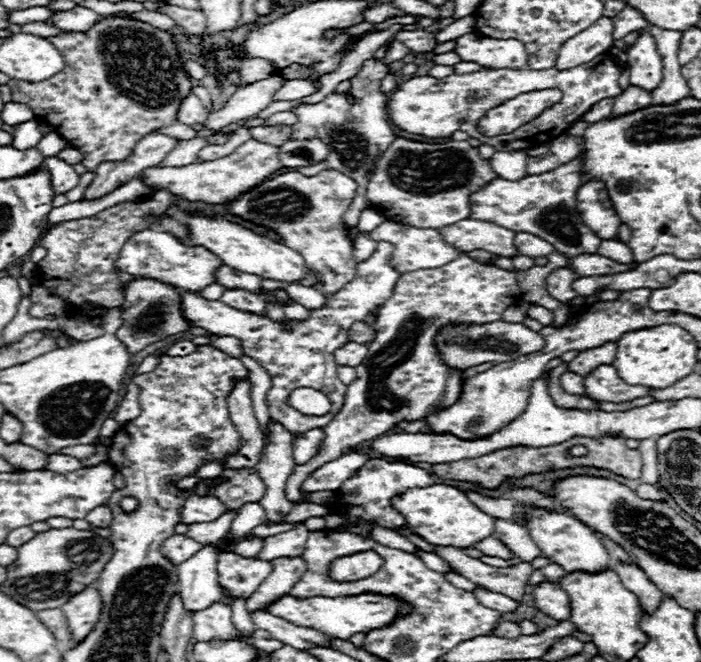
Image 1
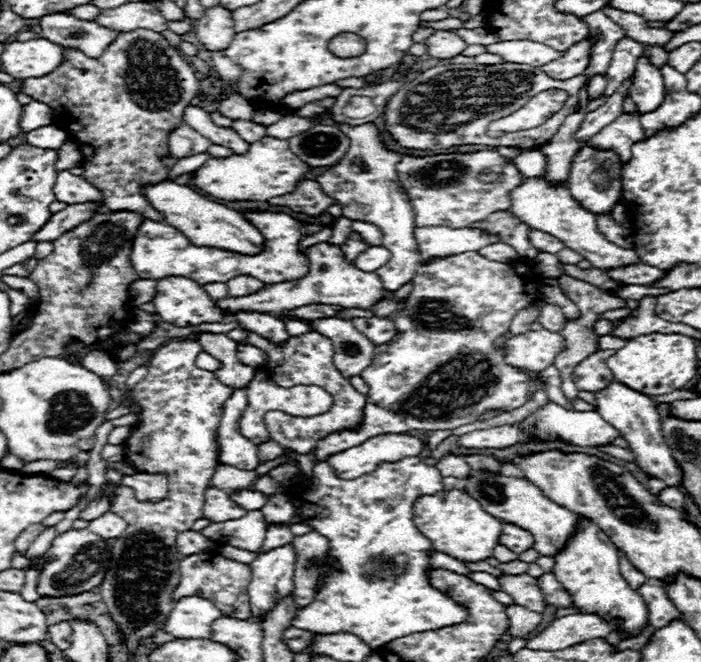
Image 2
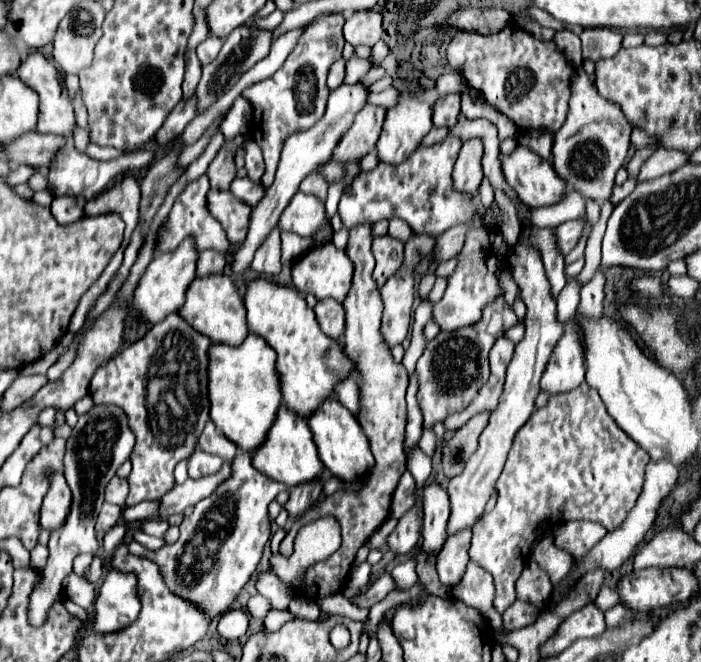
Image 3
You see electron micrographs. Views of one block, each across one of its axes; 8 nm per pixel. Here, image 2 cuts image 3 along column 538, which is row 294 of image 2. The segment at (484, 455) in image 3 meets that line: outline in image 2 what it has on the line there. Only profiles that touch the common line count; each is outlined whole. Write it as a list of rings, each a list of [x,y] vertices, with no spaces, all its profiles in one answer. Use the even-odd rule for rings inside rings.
[[[328,242],[314,244],[308,248],[306,258],[310,262],[308,274],[300,278],[300,282],[282,282],[274,286],[266,286],[258,294],[248,298],[224,298],[218,300],[216,306],[234,314],[236,310],[256,310],[256,312],[282,312],[292,310],[306,304],[332,304],[342,308],[372,308],[376,302],[390,298],[392,292],[384,292],[380,278],[372,272],[362,272],[354,264],[350,264],[340,246],[332,246]]]

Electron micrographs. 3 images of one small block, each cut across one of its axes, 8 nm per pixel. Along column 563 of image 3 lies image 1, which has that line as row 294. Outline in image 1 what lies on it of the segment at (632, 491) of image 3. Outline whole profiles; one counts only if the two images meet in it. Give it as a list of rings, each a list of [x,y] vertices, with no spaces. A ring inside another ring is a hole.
[[[466,254],[458,256],[456,260],[440,266],[440,268],[426,268],[416,272],[404,272],[394,288],[392,298],[388,298],[376,314],[376,338],[368,344],[368,358],[362,362],[362,366],[356,366],[356,380],[348,386],[348,392],[344,396],[344,406],[336,414],[336,418],[324,428],[324,440],[320,446],[320,452],[306,464],[294,466],[294,472],[286,480],[286,498],[290,502],[298,502],[302,498],[302,484],[324,462],[340,458],[344,452],[350,452],[350,448],[356,448],[368,440],[374,440],[378,436],[384,436],[392,428],[396,428],[400,422],[412,422],[412,420],[424,420],[432,410],[454,406],[456,400],[462,394],[462,378],[464,372],[450,368],[442,362],[440,352],[434,344],[434,336],[438,330],[442,330],[448,324],[474,324],[482,326],[488,322],[502,320],[502,314],[506,308],[516,304],[520,298],[520,288],[516,282],[516,274],[510,270],[502,270],[492,264],[482,264]]]

